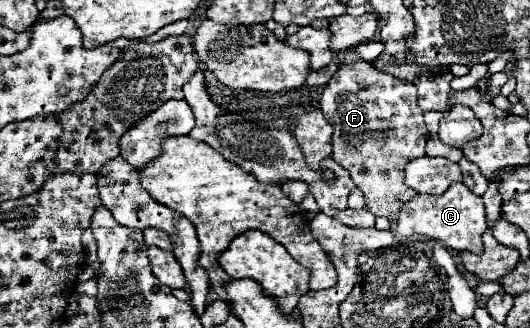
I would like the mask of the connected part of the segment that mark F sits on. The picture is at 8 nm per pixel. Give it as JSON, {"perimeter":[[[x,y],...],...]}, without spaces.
{"perimeter":[[[345,51],[343,65],[329,79],[319,101],[321,111],[333,125],[333,159],[363,191],[365,207],[375,217],[393,217],[417,195],[403,181],[405,165],[425,155],[427,127],[417,99],[413,83],[385,75],[355,51]]]}

